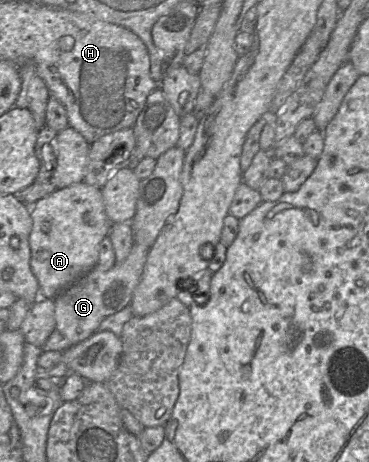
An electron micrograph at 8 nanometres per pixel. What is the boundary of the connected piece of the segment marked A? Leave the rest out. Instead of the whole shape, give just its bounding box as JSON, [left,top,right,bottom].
[29,182,112,299]

